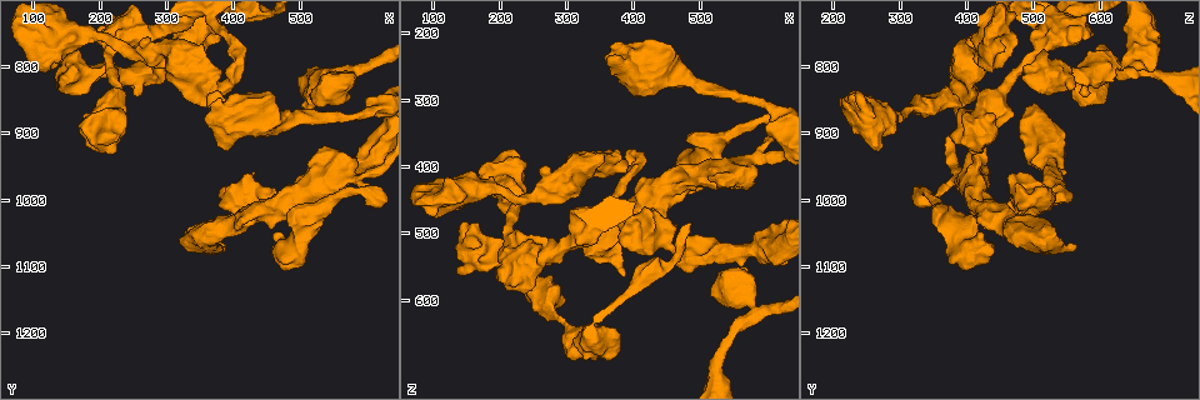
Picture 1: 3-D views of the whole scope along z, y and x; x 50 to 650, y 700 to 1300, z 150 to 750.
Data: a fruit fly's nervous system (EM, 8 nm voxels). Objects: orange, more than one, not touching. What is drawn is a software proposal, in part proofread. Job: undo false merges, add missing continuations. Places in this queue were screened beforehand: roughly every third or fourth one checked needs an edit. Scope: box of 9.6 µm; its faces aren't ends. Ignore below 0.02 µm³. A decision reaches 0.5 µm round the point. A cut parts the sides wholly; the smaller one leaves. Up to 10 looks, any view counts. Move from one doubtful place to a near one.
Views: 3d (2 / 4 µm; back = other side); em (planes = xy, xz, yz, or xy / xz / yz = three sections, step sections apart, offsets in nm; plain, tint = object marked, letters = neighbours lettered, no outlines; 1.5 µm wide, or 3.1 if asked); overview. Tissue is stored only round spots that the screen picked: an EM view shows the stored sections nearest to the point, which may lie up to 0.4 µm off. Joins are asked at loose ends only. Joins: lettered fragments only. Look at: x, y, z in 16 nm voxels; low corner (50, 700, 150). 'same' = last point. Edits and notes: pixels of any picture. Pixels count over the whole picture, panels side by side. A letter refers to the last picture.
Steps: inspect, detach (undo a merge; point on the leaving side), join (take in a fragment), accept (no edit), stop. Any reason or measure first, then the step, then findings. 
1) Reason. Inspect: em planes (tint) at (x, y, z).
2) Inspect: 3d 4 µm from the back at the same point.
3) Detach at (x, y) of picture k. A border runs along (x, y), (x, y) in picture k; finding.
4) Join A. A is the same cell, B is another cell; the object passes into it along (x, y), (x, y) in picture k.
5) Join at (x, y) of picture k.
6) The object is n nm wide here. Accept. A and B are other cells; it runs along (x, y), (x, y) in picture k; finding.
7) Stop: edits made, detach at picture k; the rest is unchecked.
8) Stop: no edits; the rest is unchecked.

Abrupt turn. Inspect: em planes (letters) at (410, 795, 390).

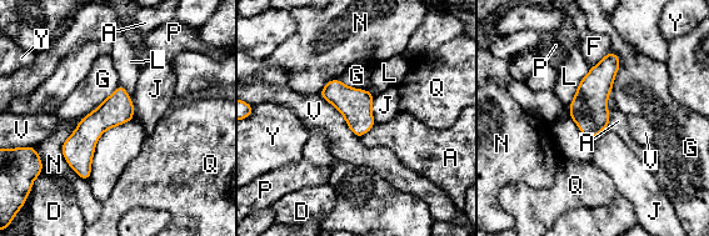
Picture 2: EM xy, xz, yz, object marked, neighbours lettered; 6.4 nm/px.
Accept. A, D, F, G, J, L, N, P, Q, V and Y are other cells; a border runs along (318, 94), (359, 139) in picture 2; all the same neuron.

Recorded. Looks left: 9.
An open end. Inspect: 3d 4 µm at (520, 855, 600).

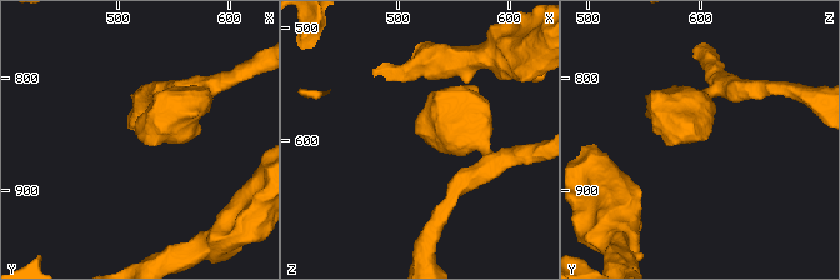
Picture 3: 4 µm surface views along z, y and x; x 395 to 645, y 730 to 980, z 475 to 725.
Need the tissue. Inspect: em planes (letters) at (518, 852, 594).

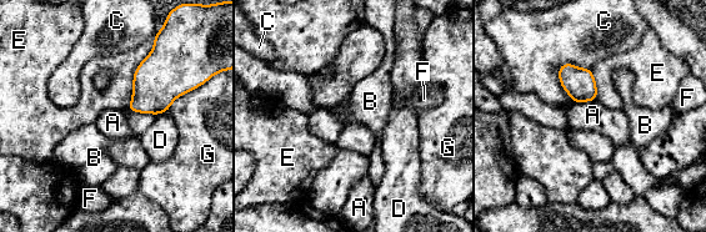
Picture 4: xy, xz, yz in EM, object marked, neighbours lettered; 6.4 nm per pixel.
Accept. A, B, C, D, E, F and G are other cells; a border runs along (597, 100), (572, 104) in picture 4; no lettered fragment goes on from it.

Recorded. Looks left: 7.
Thick end. Inspect: em planes (letters) at (380, 850, 210).

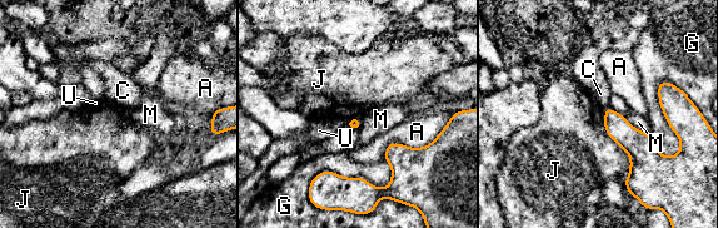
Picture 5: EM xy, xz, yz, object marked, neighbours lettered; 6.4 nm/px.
Accept. A, C, G, J, M and U are other cells; it runs along (608, 110), (636, 145), (629, 179) in picture 5; none of them fits.

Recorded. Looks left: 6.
Sudden change in width. Inspect: em planes (tint) at (440, 1000, 510).

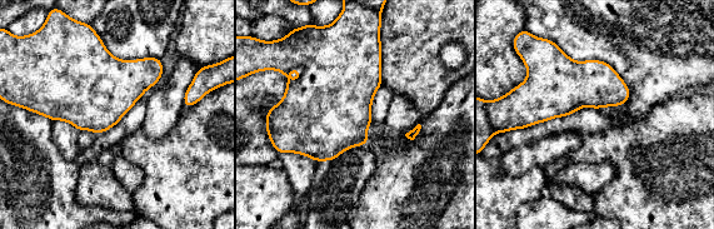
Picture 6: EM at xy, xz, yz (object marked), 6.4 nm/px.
Inspect: em planes (letters) at the same point.

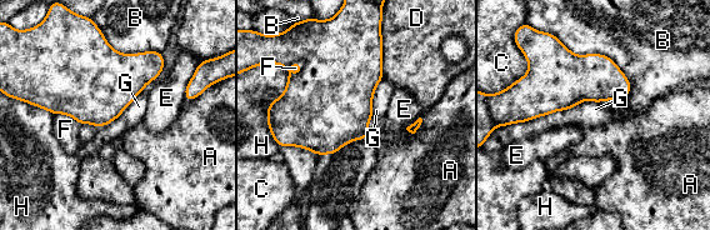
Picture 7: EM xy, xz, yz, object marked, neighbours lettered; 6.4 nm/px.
The object is 300 nm wide here. Accept. A, B, C, D, E, F, G and H are other cells; a border runs along (526, 24), (608, 55), (629, 95) in picture 7; all the same neuron.

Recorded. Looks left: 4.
Stop: no edits; the rest is unchecked.

